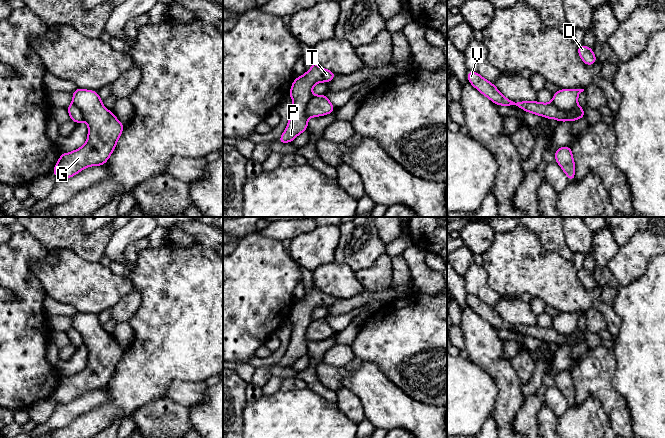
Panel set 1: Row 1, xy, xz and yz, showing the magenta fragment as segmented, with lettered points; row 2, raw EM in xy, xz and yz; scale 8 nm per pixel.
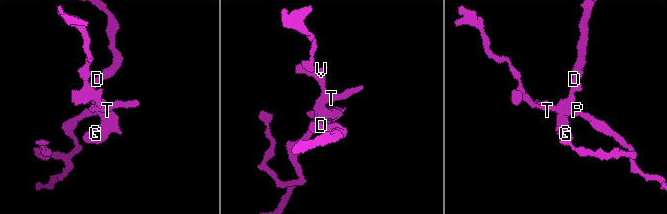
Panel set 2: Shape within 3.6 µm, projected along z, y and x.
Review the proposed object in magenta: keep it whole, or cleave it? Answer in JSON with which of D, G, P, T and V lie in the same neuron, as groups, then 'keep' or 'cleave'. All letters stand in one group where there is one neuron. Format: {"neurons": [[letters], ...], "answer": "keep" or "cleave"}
{"neurons": [["D", "G"], ["P", "T", "V"]], "answer": "cleave"}

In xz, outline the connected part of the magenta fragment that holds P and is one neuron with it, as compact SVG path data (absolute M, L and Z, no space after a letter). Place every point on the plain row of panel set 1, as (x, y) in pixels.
M313 285L309 295L293 304L291 313L288 317L293 323L293 331L288 348L281 361L277 364L279 367L290 367L299 358L307 355L308 342L305 339L305 334L312 321L313 310L320 306L328 307L336 300L337 298L334 296L320 291Z

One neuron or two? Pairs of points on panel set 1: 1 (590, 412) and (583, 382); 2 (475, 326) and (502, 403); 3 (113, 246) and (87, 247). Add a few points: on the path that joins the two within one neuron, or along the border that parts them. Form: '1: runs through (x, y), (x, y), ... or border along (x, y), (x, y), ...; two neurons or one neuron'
1: border along (574, 405), (595, 397), (605, 413); two neurons
2: runs through (483, 345), (490, 358), (503, 373), (503, 384); one neuron
3: border along (114, 232), (104, 254); two neurons

